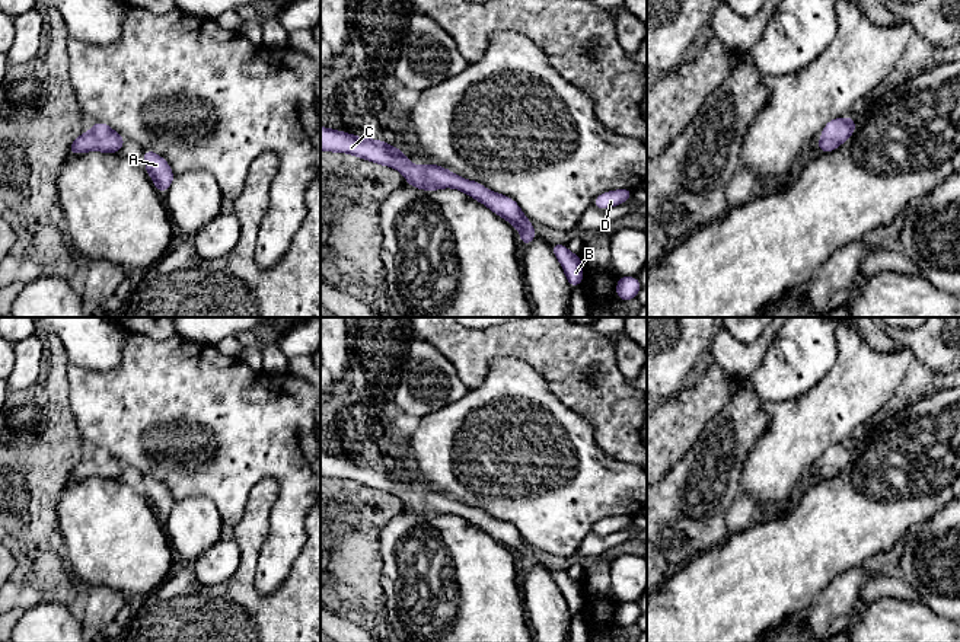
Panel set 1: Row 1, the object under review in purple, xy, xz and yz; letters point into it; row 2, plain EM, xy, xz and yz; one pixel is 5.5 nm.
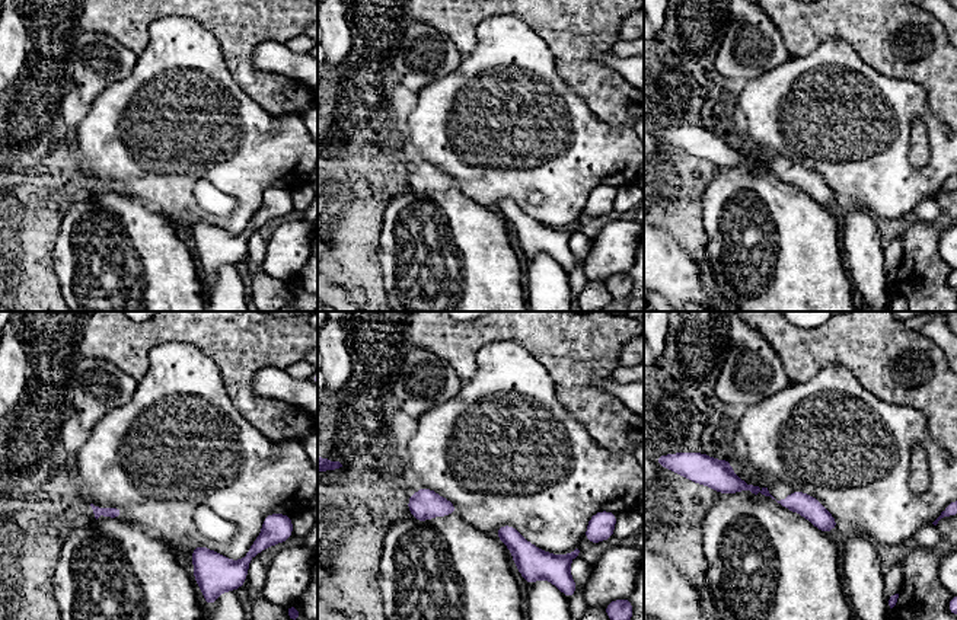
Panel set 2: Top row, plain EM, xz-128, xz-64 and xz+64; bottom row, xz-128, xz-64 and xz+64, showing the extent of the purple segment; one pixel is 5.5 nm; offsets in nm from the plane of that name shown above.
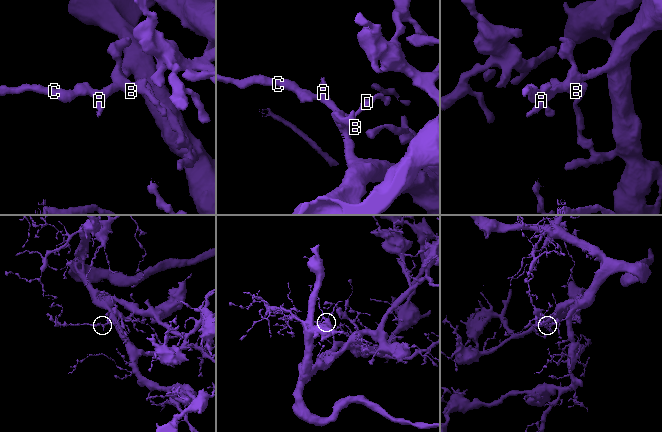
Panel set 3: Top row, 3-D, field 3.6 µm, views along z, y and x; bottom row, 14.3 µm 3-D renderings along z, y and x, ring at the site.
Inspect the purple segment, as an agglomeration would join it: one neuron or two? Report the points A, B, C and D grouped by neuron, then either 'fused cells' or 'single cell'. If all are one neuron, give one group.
groups A B C D; single cell

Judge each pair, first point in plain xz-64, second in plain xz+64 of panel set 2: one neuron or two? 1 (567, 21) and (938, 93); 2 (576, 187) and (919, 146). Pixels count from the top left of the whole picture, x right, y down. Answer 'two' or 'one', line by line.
1: one
2: two

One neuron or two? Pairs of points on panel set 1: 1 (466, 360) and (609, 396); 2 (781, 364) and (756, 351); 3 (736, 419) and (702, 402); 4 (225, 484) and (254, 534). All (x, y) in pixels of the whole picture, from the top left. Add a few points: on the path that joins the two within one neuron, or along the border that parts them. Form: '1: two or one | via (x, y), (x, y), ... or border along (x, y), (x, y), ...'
1: one | via (501, 345), (541, 345), (574, 379)
2: two | border along (777, 332), (762, 361), (746, 377)
3: two | border along (737, 382), (730, 399), (698, 437)
4: two | border along (257, 484), (249, 492), (244, 513), (233, 527)

